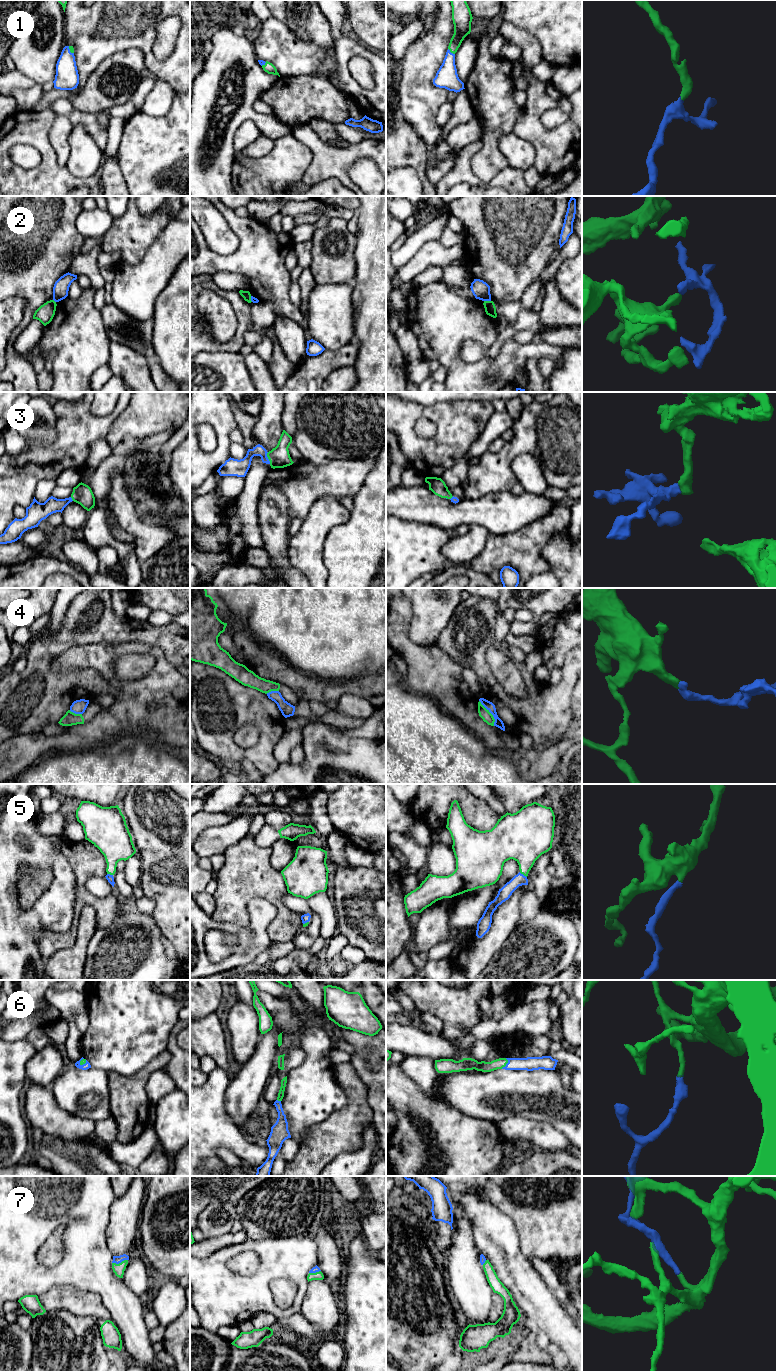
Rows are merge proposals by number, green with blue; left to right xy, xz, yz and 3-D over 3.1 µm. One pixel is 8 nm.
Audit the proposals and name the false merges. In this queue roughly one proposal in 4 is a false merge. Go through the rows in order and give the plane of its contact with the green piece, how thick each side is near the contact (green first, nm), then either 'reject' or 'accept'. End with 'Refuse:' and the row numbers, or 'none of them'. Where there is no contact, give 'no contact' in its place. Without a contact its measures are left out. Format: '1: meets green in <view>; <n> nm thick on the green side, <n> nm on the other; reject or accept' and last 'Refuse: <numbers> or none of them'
1: meets green in yz; 140 nm thick on the green side, 180 nm on the other; accept
2: meets green in yz; 90 nm thick on the green side, 140 nm on the other; reject
3: meets green in xz; 170 nm thick on the green side, 140 nm on the other; accept
4: meets green in yz; 90 nm thick on the green side, 70 nm on the other; reject
5: meets green in yz; 320 nm thick on the green side, 100 nm on the other; accept
6: meets green in yz; 90 nm thick on the green side, 110 nm on the other; accept
7: meets green in xy; 90 nm thick on the green side, 60 nm on the other; accept
Refuse: 2, 4

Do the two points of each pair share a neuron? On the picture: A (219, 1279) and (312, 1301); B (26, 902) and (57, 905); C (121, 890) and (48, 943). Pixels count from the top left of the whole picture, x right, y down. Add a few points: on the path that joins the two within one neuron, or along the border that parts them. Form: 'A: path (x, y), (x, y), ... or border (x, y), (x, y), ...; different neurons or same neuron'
A: border (308, 1282), (300, 1312); different neurons
B: border (50, 885), (29, 910), (23, 910), (19, 906); different neurons
C: border (115, 891), (120, 899); different neurons

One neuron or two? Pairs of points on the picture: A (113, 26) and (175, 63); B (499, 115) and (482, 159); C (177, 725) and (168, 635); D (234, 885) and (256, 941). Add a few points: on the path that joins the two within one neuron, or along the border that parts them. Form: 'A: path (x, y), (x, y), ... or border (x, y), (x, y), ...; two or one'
A: path (129, 32), (148, 51), (148, 55), (159, 64); one
B: path (494, 126), (490, 136), (490, 148); one
C: border (165, 656), (177, 668); two
D: border (252, 899), (247, 903), (246, 925), (225, 922); two

